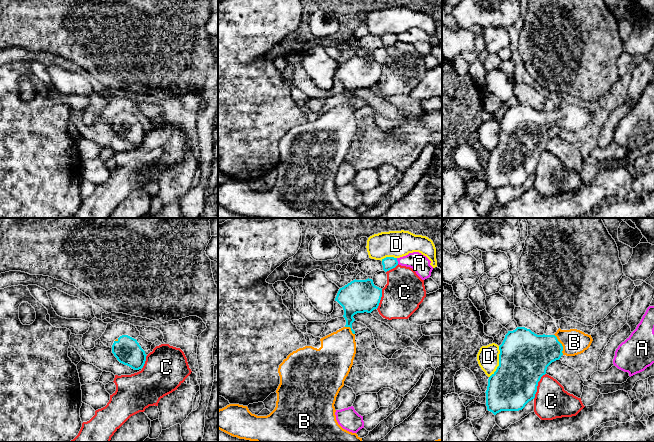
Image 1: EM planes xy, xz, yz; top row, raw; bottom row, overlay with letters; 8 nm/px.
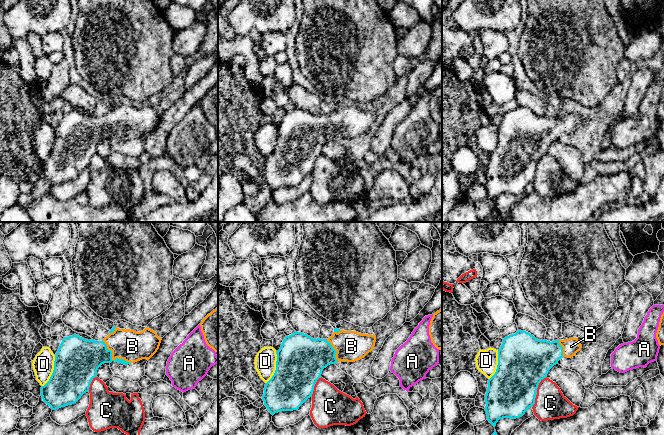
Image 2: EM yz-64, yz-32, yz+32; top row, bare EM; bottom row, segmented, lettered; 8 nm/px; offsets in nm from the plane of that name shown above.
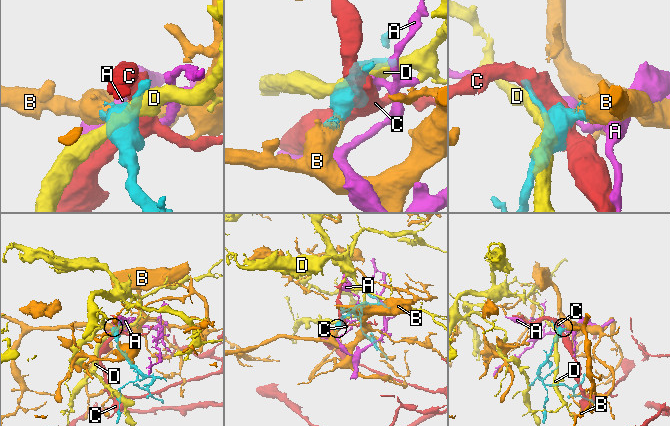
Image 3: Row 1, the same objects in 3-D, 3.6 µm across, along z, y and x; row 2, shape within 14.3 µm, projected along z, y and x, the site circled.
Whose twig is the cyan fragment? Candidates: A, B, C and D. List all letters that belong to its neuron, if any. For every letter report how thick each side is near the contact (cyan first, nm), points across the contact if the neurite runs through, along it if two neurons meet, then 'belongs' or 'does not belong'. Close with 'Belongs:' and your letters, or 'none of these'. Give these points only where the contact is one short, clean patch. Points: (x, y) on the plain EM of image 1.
A: 100/150 nm | along xz (396, 34), (398, 39) | does not belong
B: 320/200 nm | belongs
C: 400/280 nm | does not belong
D: 400/180 nm | does not belong
Belongs: B

